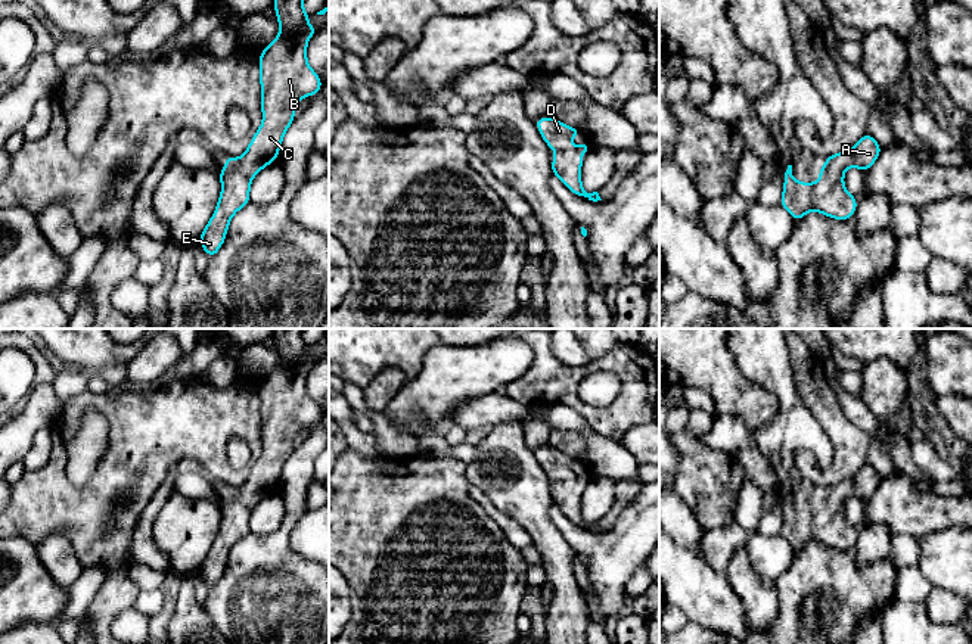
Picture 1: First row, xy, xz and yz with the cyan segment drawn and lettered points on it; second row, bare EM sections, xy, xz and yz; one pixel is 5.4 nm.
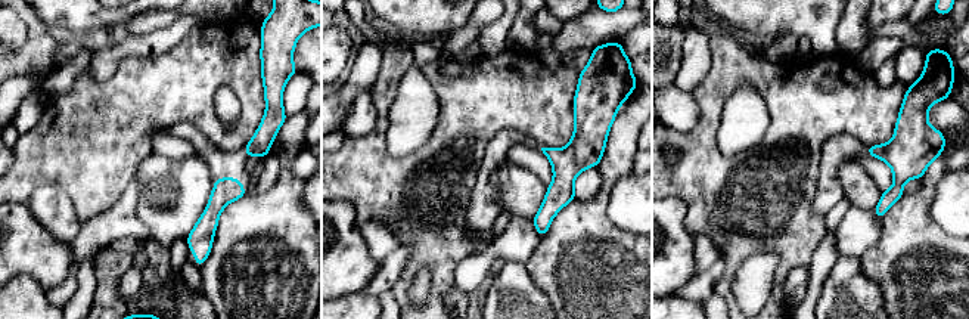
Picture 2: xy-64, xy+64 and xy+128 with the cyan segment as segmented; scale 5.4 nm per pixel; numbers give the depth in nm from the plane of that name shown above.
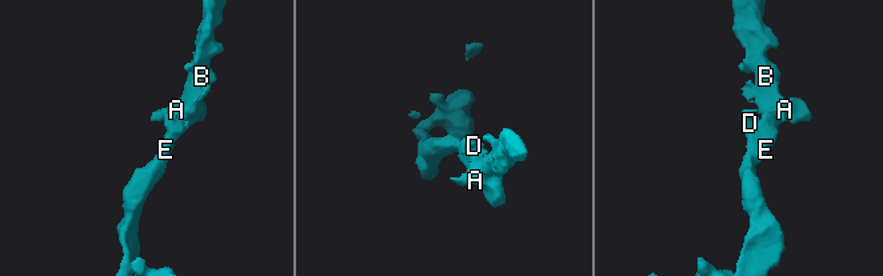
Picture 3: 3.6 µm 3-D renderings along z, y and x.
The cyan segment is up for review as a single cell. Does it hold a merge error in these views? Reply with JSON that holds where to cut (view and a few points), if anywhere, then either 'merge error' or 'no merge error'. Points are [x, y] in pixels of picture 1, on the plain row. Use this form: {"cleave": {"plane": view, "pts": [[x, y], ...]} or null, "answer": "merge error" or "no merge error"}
{"cleave": null, "answer": "no merge error"}

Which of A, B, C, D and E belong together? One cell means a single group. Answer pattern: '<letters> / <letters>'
A B C D E

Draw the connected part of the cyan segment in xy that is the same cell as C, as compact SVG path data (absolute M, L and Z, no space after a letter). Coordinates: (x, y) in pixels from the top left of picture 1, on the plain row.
M274 329L280 364L260 385L263 454L242 488L229 485L218 504L221 525L215 544L199 566L208 588L224 573L232 547L251 532L252 508L277 489L283 466L295 449L295 435L323 416L307 392L308 370L319 358L307 354L311 343L302 339L302 332Z

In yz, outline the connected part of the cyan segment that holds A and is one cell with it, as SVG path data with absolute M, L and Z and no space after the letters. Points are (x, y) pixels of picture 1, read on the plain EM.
M866 463L854 477L826 486L826 494L820 497L820 510L816 513L798 513L792 507L792 495L788 495L780 535L791 542L795 553L810 541L842 551L851 548L857 528L844 517L844 503L850 497L867 501L881 480L878 472Z

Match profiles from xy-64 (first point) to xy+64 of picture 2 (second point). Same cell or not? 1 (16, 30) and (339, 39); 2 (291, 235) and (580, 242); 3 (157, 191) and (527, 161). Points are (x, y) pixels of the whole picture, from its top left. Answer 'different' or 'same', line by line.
1: same
2: same
3: different

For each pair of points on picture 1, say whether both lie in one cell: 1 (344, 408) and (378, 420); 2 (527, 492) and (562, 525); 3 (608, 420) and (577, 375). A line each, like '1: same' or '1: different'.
1: different
2: different
3: same

